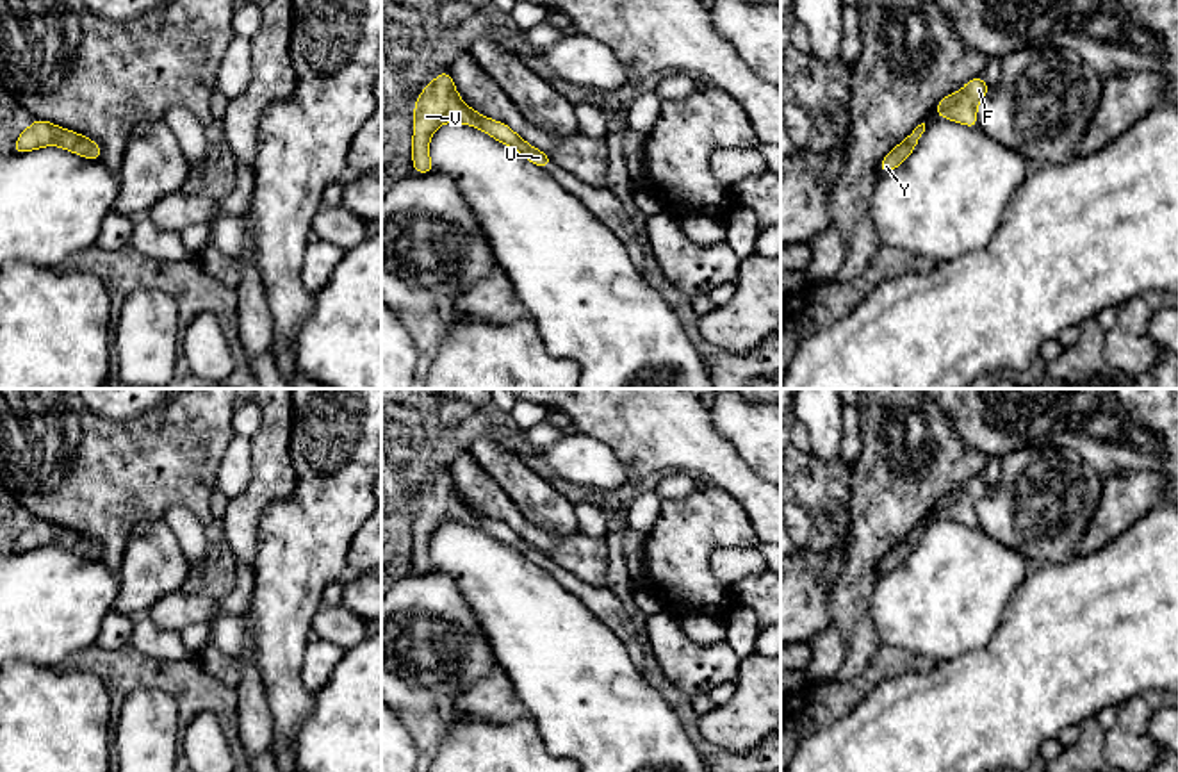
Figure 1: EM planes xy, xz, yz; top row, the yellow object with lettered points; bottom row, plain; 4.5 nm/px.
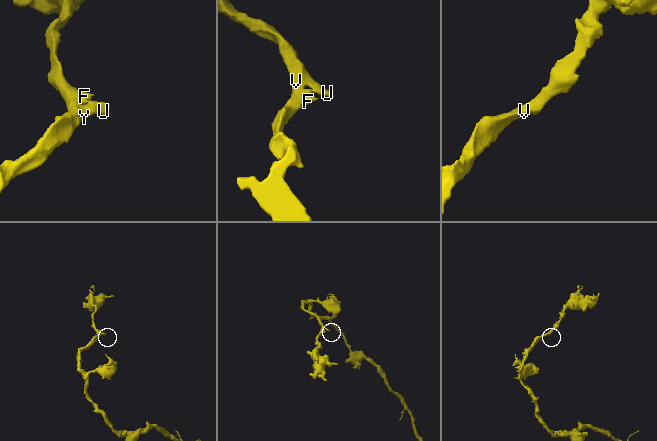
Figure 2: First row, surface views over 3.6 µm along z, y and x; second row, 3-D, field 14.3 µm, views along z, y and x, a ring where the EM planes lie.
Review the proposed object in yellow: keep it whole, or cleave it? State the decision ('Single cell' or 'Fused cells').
Single cell

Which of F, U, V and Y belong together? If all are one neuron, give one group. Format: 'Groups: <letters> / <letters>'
Groups: F U V Y

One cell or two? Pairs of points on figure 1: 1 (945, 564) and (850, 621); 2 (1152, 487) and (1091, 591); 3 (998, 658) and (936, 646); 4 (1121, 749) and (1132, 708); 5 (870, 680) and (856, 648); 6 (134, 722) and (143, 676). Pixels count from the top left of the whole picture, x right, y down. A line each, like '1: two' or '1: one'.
1: two
2: two
3: two
4: one
5: two
6: two

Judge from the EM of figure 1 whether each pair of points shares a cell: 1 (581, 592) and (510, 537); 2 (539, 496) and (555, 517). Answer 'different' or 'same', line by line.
1: same
2: same

